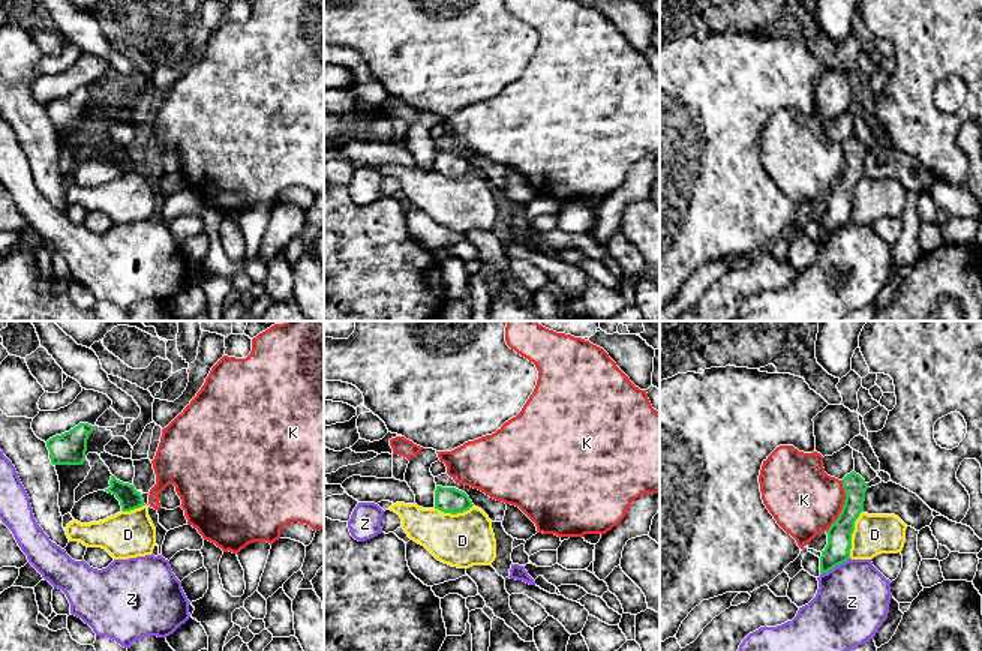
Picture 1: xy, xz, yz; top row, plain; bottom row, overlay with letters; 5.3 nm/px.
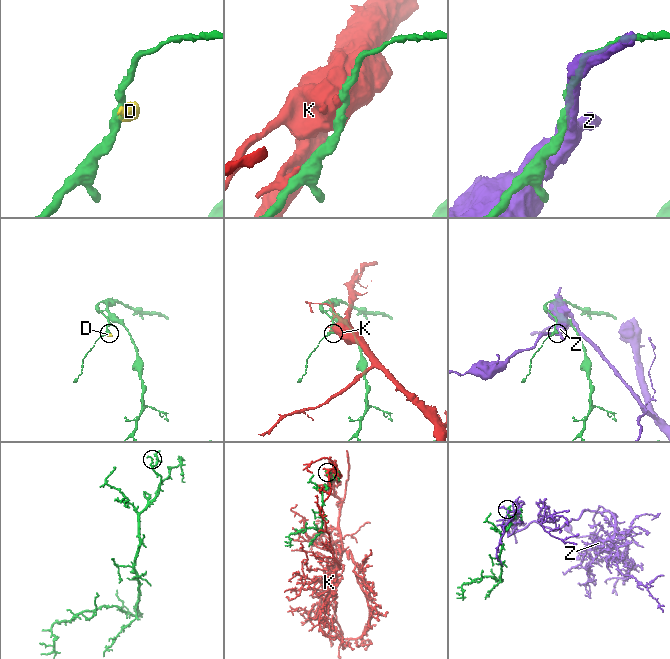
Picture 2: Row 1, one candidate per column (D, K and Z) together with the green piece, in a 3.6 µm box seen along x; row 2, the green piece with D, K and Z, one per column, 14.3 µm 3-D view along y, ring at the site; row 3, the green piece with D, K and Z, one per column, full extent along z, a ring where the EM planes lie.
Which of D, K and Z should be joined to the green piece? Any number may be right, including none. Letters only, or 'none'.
none

